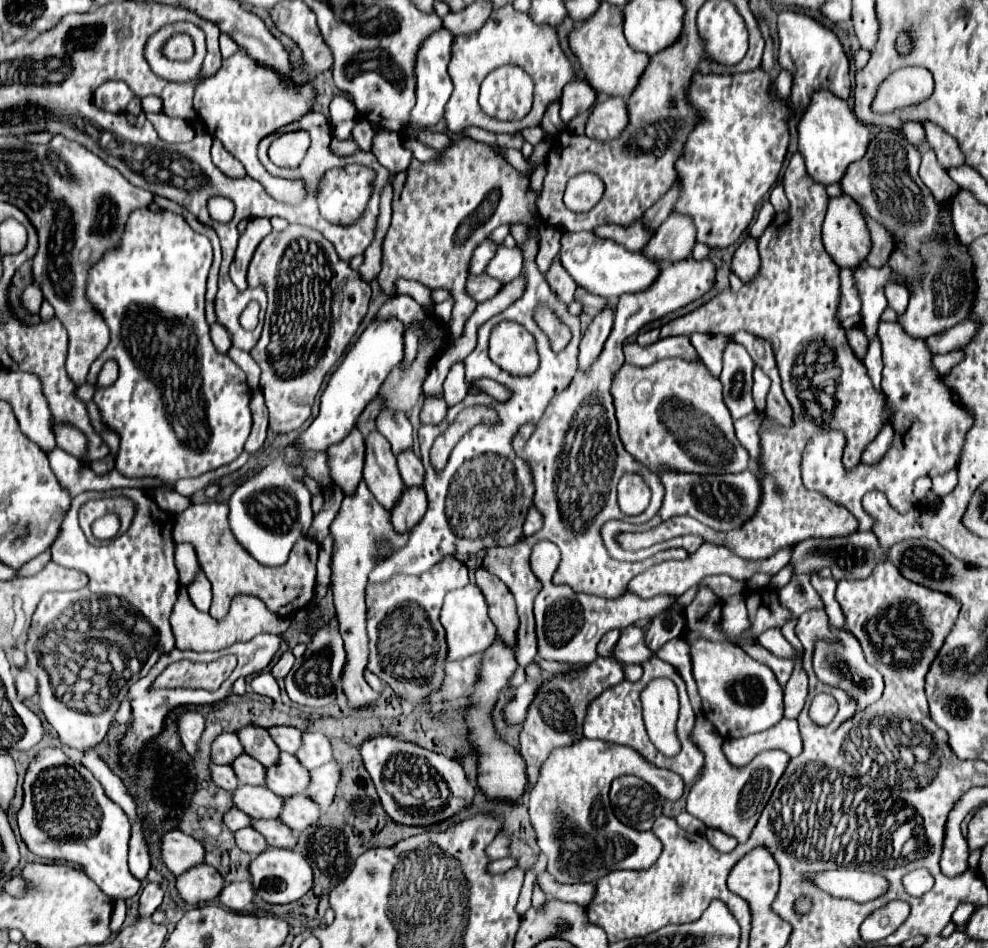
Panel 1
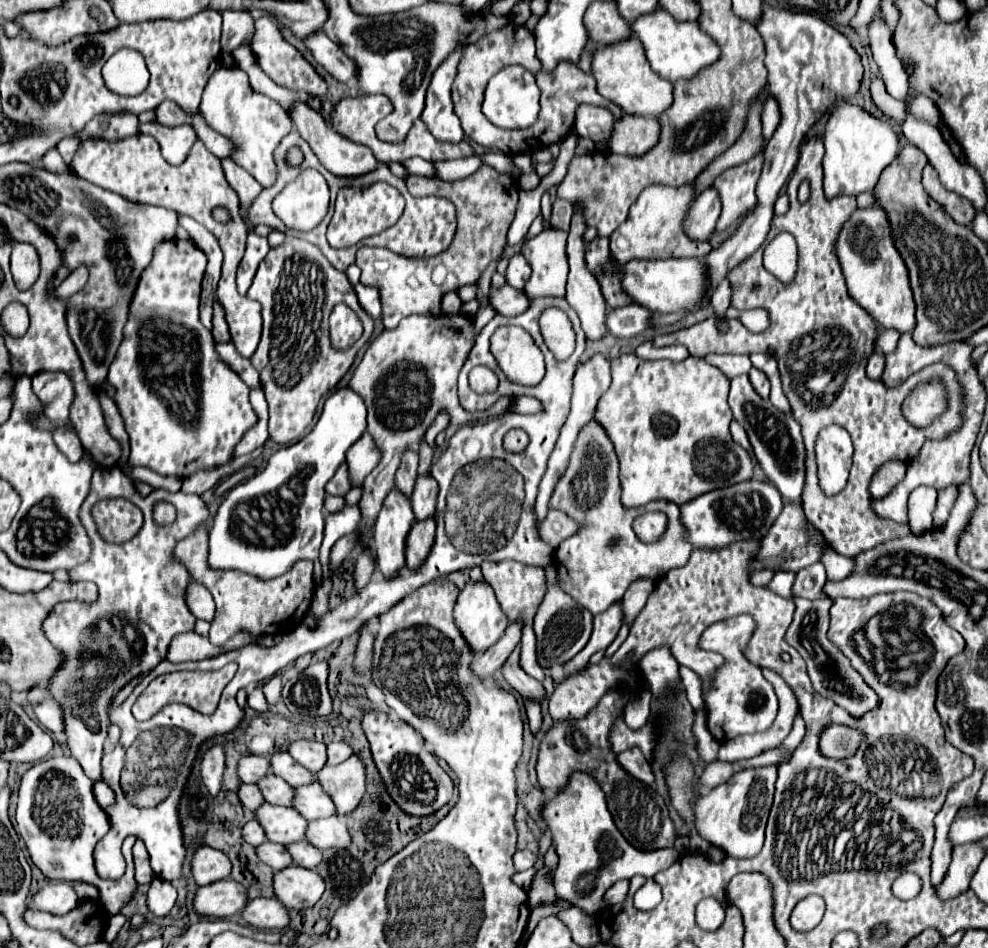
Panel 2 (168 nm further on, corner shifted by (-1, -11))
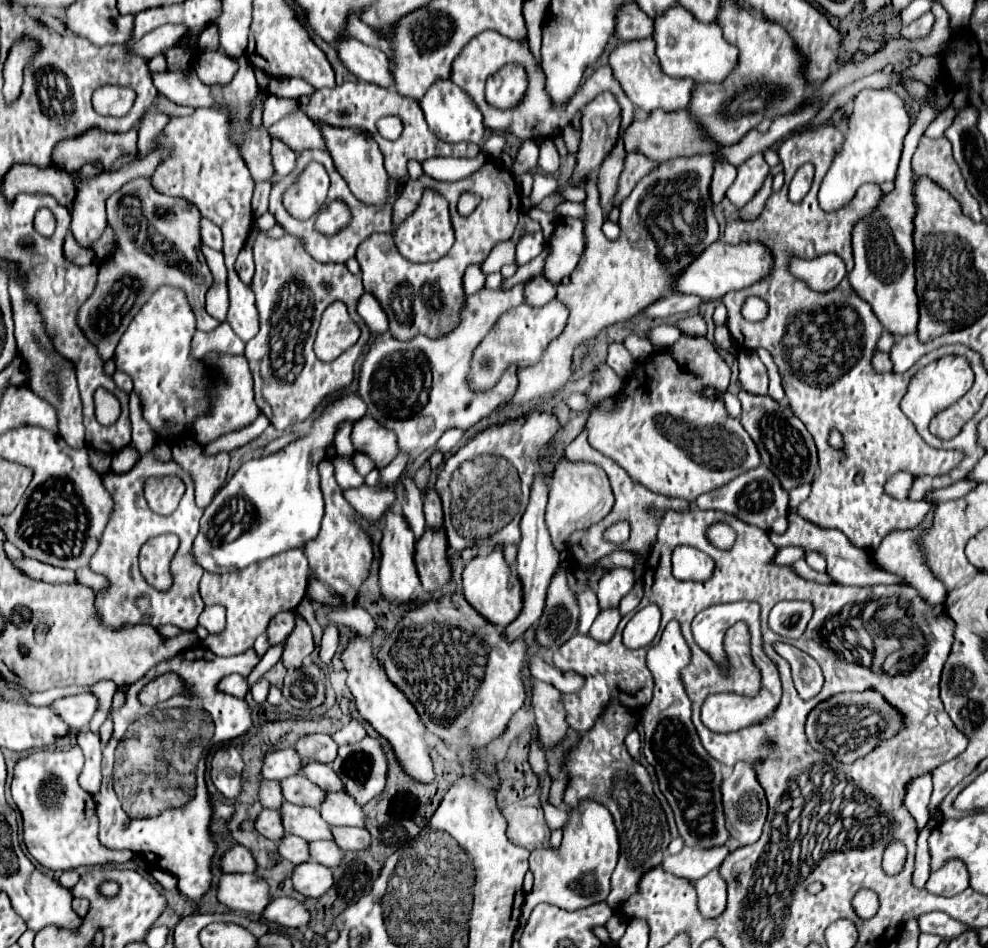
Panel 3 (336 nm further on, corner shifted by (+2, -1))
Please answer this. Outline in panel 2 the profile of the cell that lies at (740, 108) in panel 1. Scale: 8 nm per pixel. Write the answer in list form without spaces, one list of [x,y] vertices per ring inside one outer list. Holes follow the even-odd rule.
[[[760,154],[748,160],[746,164],[724,170],[722,176],[716,178],[714,188],[722,198],[722,214],[716,224],[718,232],[736,224],[742,216],[746,216],[754,208],[756,204],[754,190],[762,172],[762,162],[764,156]]]

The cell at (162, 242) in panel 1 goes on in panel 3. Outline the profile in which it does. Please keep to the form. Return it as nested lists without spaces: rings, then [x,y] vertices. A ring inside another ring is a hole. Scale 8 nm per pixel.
[[[161,286],[137,312],[115,350],[115,366],[133,380],[133,392],[139,396],[143,418],[151,430],[161,436],[165,424],[175,424],[169,442],[191,438],[193,422],[211,408],[211,392],[221,378],[207,362],[191,356],[191,340],[197,330],[197,320],[183,290]]]

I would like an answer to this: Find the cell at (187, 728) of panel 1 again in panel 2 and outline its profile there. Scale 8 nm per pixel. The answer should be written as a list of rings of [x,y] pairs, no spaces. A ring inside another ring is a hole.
[[[212,746],[204,754],[200,770],[202,770],[202,780],[204,780],[206,788],[216,798],[218,792],[222,790],[222,776],[224,776],[224,770],[226,770],[226,752],[224,752],[224,748],[222,746]]]

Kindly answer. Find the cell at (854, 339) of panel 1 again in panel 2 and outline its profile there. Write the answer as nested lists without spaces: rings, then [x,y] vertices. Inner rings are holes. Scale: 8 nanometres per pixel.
[[[874,352],[870,358],[868,358],[868,366],[866,366],[866,372],[868,372],[868,378],[872,380],[880,380],[882,378],[882,372],[884,372],[884,354],[878,354]]]

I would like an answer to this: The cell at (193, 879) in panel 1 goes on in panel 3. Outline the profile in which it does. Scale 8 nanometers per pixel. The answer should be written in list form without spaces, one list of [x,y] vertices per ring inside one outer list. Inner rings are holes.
[[[223,874],[217,886],[217,900],[229,910],[261,914],[267,906],[269,890],[257,874]]]

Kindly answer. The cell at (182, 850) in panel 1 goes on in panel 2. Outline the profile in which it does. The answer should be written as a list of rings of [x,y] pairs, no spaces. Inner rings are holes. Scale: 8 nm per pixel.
[[[202,846],[196,850],[192,860],[192,874],[198,886],[206,886],[230,878],[230,872],[232,872],[232,864],[224,852],[214,850],[210,846]]]

